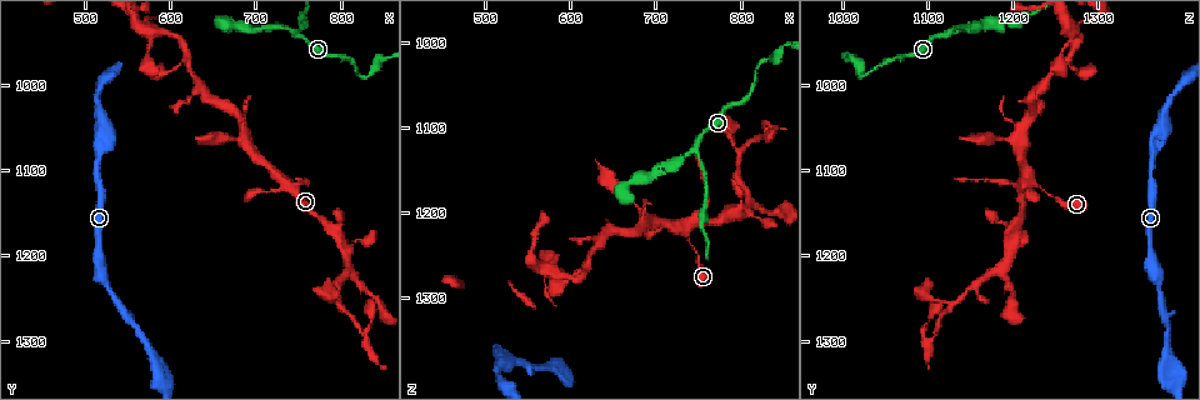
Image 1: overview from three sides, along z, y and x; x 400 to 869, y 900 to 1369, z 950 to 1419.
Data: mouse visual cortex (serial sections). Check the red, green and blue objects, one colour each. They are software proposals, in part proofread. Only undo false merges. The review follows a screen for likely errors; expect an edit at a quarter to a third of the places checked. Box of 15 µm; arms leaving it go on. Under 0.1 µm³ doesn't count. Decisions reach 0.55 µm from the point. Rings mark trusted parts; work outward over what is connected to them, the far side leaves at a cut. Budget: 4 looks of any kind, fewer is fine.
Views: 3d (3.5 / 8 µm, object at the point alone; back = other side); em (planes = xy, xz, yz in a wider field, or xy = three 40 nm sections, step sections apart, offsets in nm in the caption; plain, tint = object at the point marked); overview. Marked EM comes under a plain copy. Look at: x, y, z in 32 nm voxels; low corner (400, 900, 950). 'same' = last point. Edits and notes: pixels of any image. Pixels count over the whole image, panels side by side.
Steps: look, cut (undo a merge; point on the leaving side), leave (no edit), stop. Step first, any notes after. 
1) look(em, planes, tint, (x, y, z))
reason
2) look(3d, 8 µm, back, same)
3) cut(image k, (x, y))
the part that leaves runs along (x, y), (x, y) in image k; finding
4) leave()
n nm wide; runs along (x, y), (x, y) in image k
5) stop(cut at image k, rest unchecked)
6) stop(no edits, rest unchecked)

look(3d, 8 µm, (735, 1115, 1220))
a fork

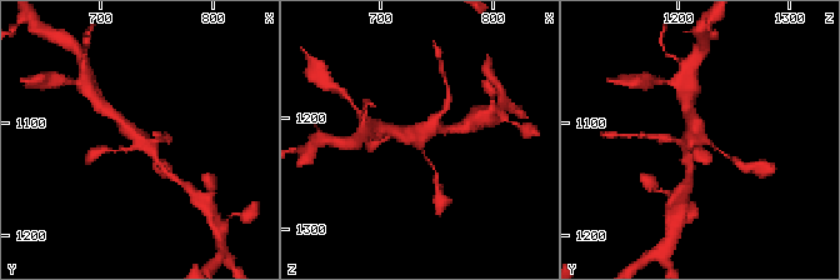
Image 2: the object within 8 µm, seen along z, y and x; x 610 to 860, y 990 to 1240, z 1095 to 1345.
look(em, xy, step 5, tint, (736, 1114, 1218))
need the tissue

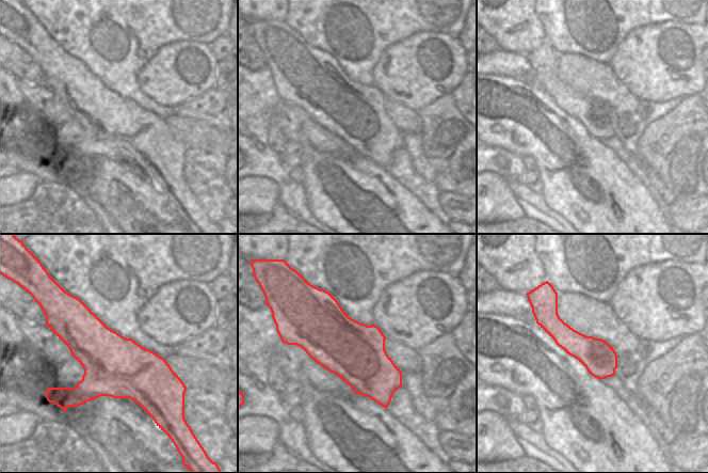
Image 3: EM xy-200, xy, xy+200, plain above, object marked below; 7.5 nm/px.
leave()
runs along (153, 156), (140, 138), (113, 115) in image 2; continuous, no second cell

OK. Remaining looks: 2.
look(3d, 3.5 µm, (830, 990, 1015))
sharp bend

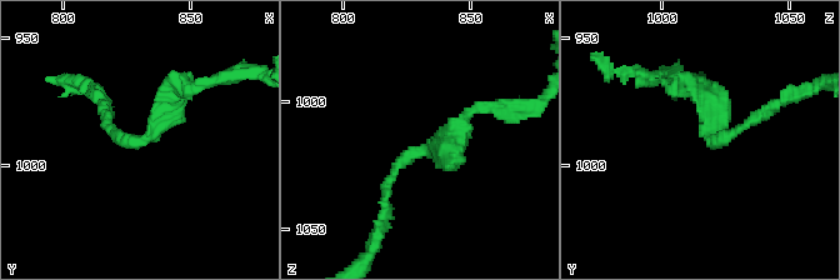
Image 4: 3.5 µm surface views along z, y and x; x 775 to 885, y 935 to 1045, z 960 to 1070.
look(em, planes, tint, (829, 990, 1020))
arms of 150, 300 nm; need the tissue

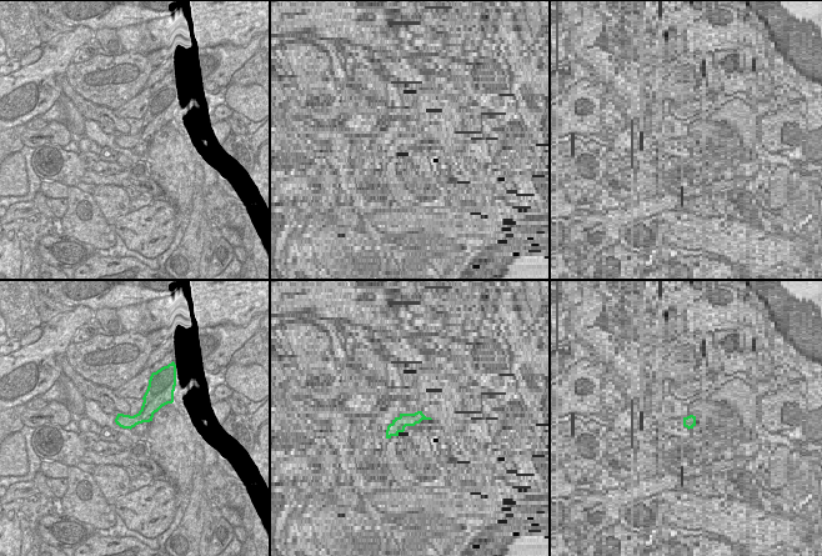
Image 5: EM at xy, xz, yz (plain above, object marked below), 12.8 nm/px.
leave()
runs along (384, 211), (391, 170), (461, 131) in image 4; one cell here

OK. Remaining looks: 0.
stop(no edits, rest unchecked)

